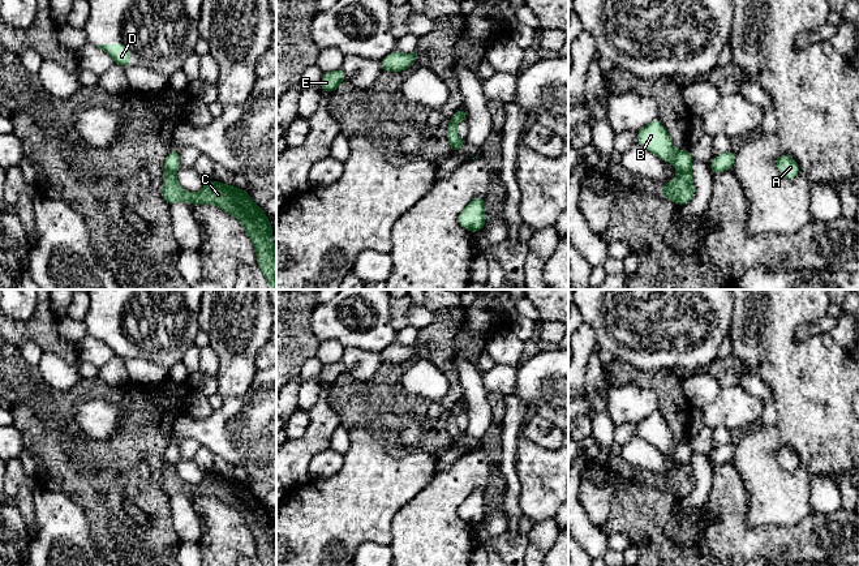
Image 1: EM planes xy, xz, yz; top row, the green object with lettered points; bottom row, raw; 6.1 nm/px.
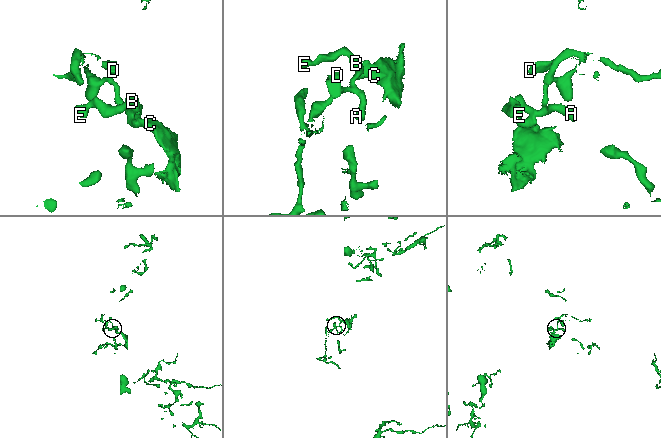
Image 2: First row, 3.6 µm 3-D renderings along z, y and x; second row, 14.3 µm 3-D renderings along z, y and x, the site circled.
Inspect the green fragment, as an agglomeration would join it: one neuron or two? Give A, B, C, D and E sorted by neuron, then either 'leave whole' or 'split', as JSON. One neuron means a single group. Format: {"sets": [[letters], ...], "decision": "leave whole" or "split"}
{"sets": [["A", "B", "D", "E"], ["C"]], "decision": "split"}

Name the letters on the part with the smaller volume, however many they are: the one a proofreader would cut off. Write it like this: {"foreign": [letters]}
{"foreign": ["C"]}

